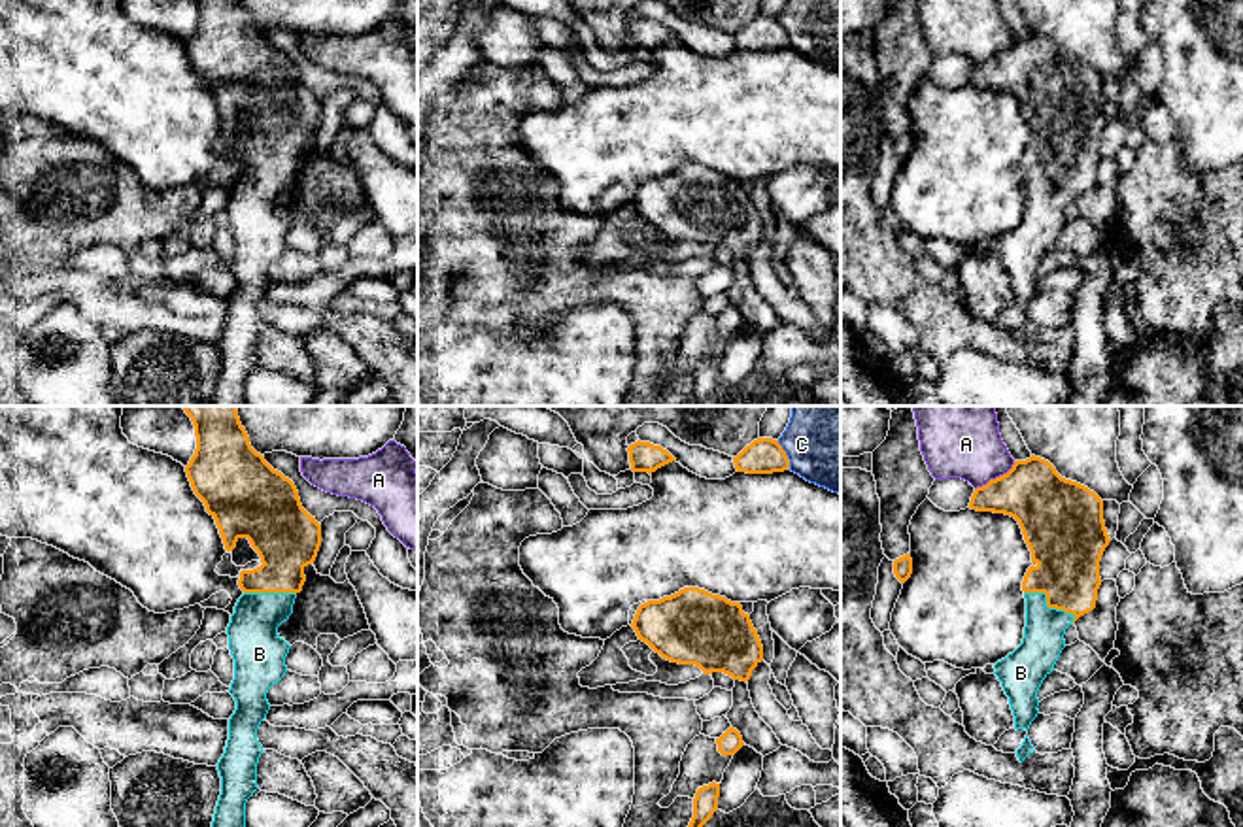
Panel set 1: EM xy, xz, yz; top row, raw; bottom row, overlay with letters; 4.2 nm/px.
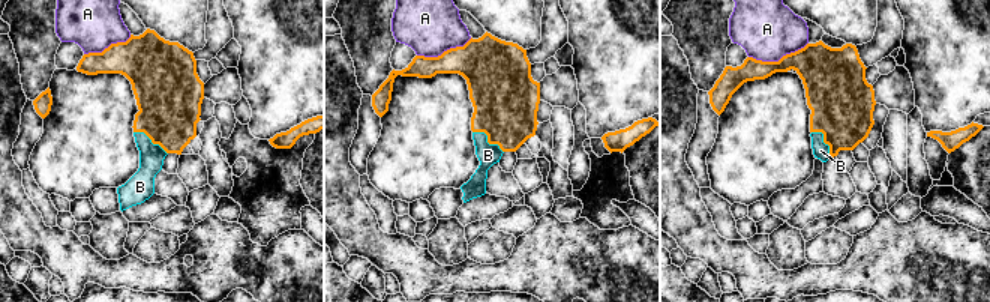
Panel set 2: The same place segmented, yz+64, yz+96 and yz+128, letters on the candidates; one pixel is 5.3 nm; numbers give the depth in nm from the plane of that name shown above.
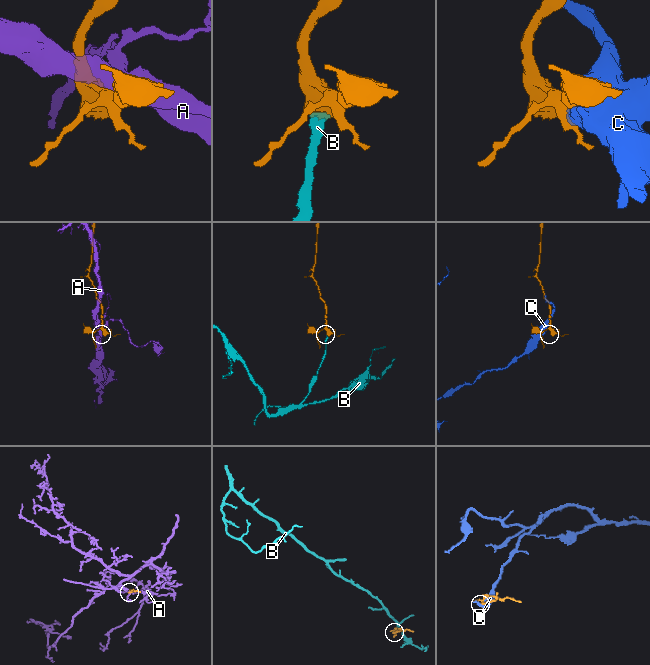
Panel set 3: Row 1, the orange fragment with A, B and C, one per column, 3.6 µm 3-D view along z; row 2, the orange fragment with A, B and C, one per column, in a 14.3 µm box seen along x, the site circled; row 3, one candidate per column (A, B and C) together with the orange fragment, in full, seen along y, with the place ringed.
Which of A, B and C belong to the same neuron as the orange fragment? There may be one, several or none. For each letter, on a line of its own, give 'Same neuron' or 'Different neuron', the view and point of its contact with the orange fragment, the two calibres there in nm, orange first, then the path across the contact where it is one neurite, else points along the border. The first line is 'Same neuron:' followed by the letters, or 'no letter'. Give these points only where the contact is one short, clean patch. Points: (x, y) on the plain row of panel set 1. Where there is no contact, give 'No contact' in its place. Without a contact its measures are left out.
Same neuron: B
A: Different neuron. Touches orange at yz (996, 55). Thickness 280 nm (orange) against 260 nm
B: Same neuron. Touches orange at yz (1049, 184). Thickness 280 nm (orange) against 180 nm. Path across: yz (1068, 129), (1066, 159), (1049, 184), (1043, 218)
C: Different neuron. Touches orange at xz (784, 31). Thickness 160 nm (orange) against 280 nm

